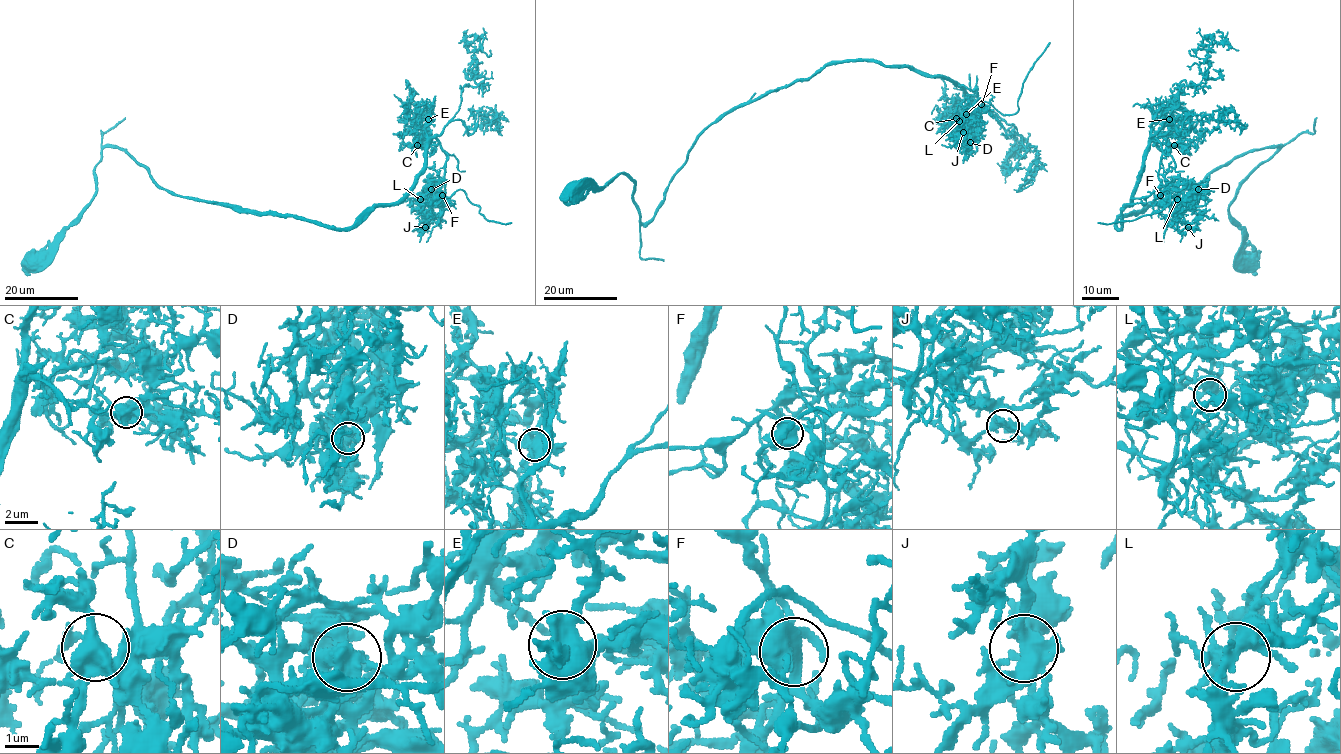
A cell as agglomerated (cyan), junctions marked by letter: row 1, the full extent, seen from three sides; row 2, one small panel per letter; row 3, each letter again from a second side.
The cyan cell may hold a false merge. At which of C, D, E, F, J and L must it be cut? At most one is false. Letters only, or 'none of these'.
D

